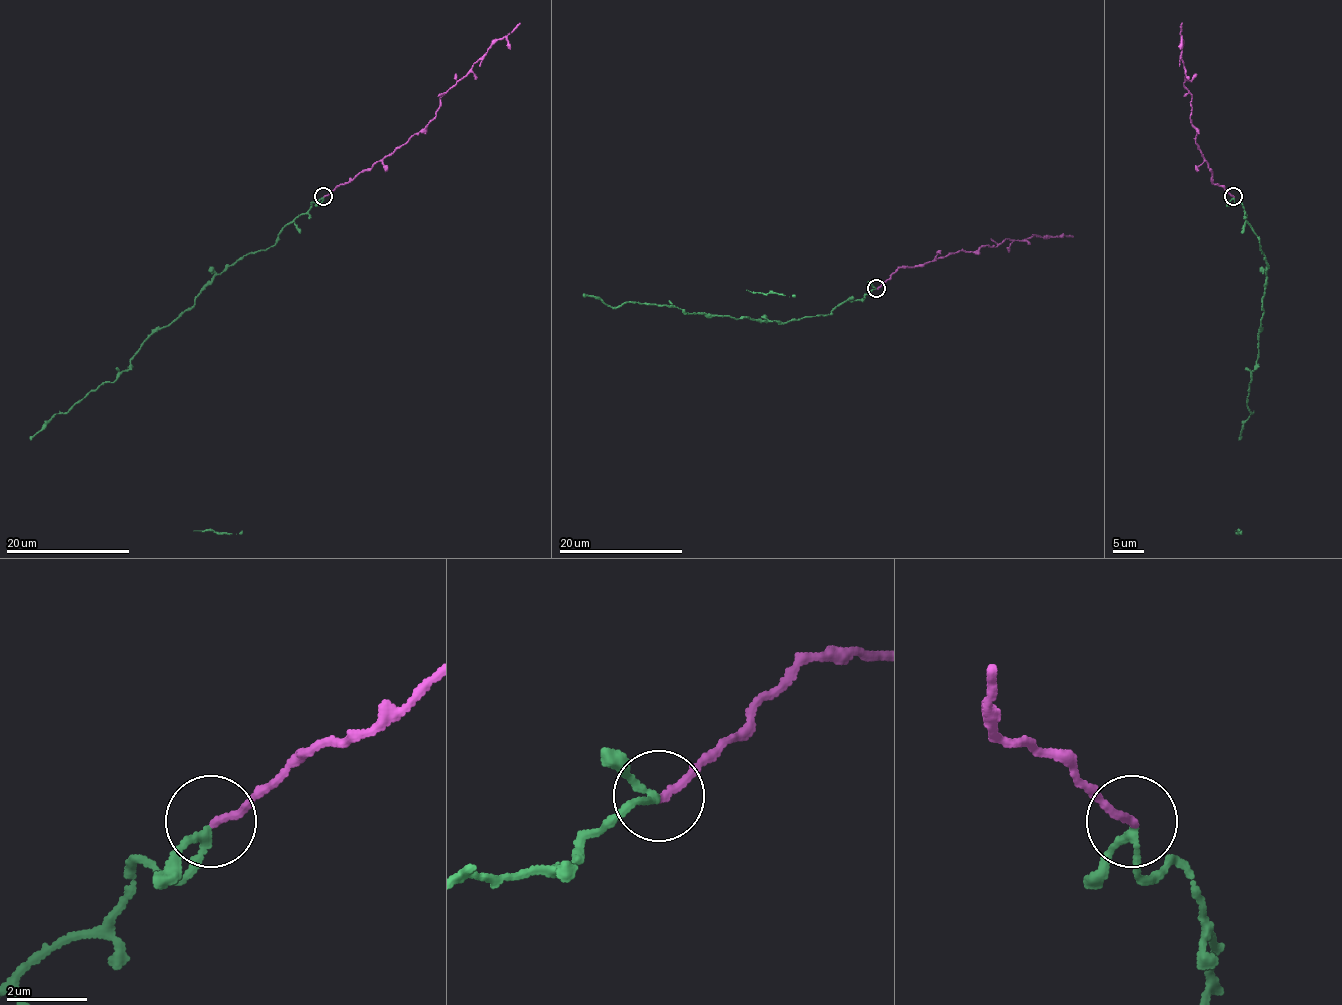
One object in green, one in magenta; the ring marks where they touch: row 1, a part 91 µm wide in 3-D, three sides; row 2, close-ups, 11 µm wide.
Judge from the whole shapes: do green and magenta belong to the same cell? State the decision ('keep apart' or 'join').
join

